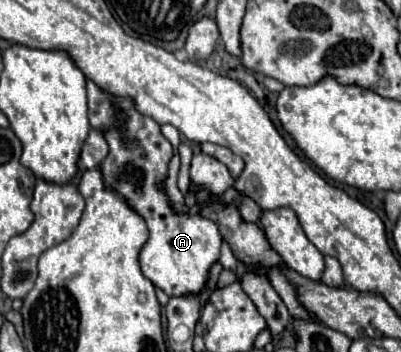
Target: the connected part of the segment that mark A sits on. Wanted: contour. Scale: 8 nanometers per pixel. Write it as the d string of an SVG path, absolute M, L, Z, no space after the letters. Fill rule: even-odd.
M115 98L115 104L121 110L125 130L119 132L111 128L103 132L109 142L109 156L103 160L101 170L105 184L117 190L127 200L127 204L145 218L149 226L149 240L139 254L141 272L167 296L199 294L209 280L211 266L219 260L219 248L221 248L219 228L215 222L201 218L199 214L195 216L173 214L165 190L157 186L167 178L167 164L173 156L169 140L161 134L159 124L153 118L143 116L133 108L133 102L129 98ZM123 134L129 134L133 140L139 142L139 146L125 148Z

